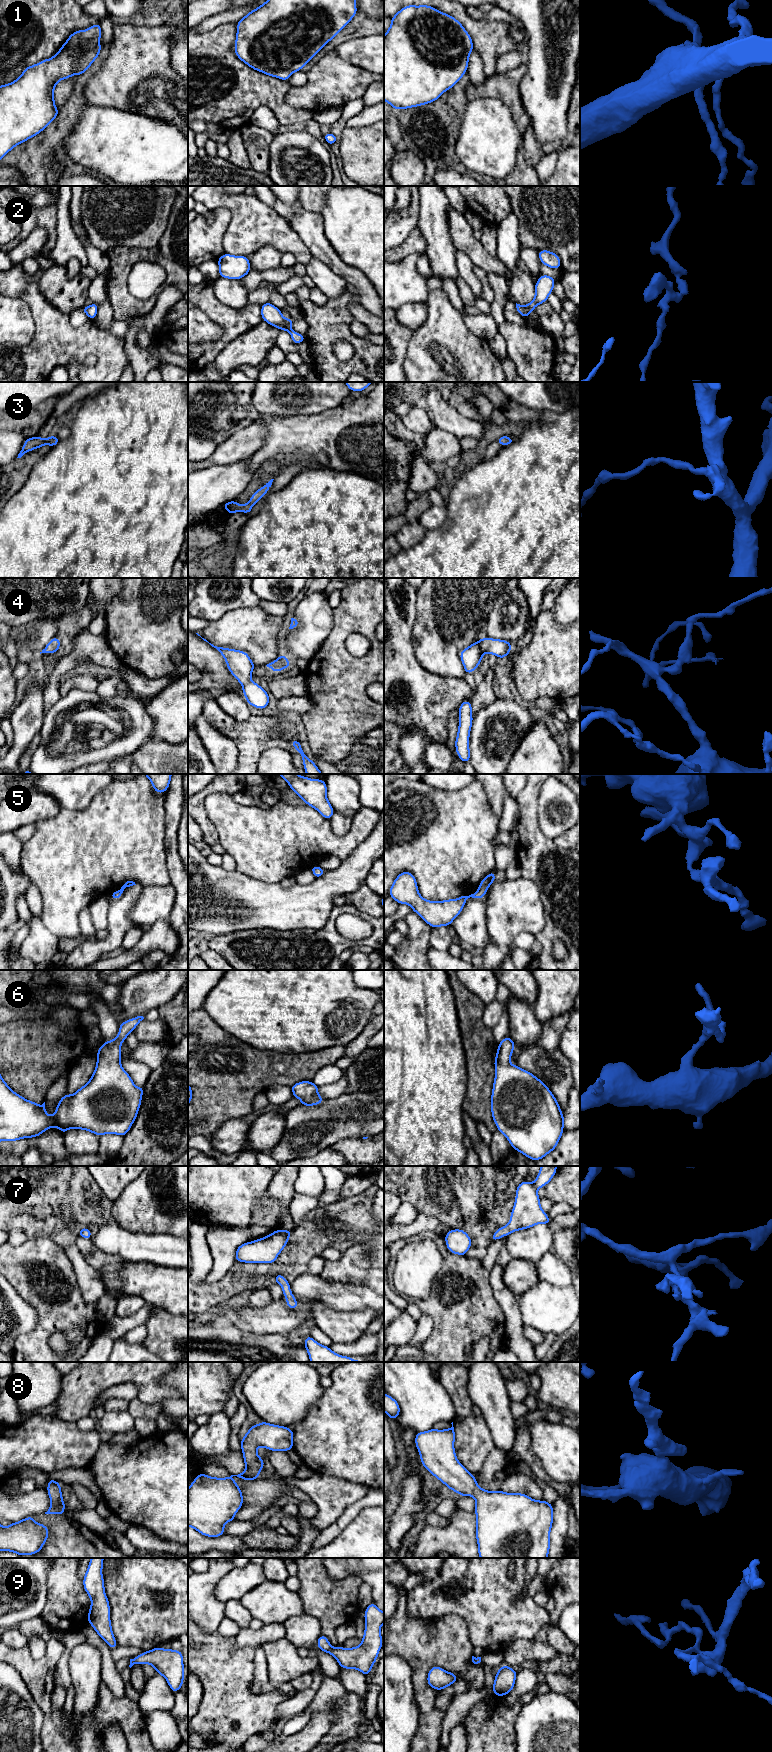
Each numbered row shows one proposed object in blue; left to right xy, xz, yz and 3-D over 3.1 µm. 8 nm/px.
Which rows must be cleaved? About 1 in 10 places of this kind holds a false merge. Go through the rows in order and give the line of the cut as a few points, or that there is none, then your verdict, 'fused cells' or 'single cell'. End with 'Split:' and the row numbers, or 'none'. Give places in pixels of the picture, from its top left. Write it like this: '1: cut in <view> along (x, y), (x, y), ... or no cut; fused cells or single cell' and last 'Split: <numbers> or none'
1: no cut; single cell
2: no cut; single cell
3: no cut; single cell
4: no cut; single cell
5: no cut; single cell
6: no cut; single cell
7: no cut; single cell
8: no cut; single cell
9: no cut; single cell
Split: none

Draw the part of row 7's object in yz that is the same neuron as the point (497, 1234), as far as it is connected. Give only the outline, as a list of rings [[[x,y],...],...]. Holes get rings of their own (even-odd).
[[[541,1166],[538,1176],[533,1183],[523,1181],[517,1185],[514,1206],[510,1215],[510,1222],[499,1227],[491,1237],[494,1242],[512,1232],[528,1229],[537,1224],[548,1224],[551,1221],[540,1206],[537,1190],[546,1186],[554,1177],[557,1166]]]

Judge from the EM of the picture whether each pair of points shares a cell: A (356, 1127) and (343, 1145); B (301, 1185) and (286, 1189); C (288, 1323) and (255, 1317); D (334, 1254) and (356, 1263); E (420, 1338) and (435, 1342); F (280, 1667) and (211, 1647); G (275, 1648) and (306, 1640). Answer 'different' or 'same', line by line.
A: different
B: different
C: same
D: different
E: different
F: different
G: different

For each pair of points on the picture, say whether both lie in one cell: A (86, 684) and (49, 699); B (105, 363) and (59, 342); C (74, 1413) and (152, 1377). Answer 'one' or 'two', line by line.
A: two
B: one
C: one

